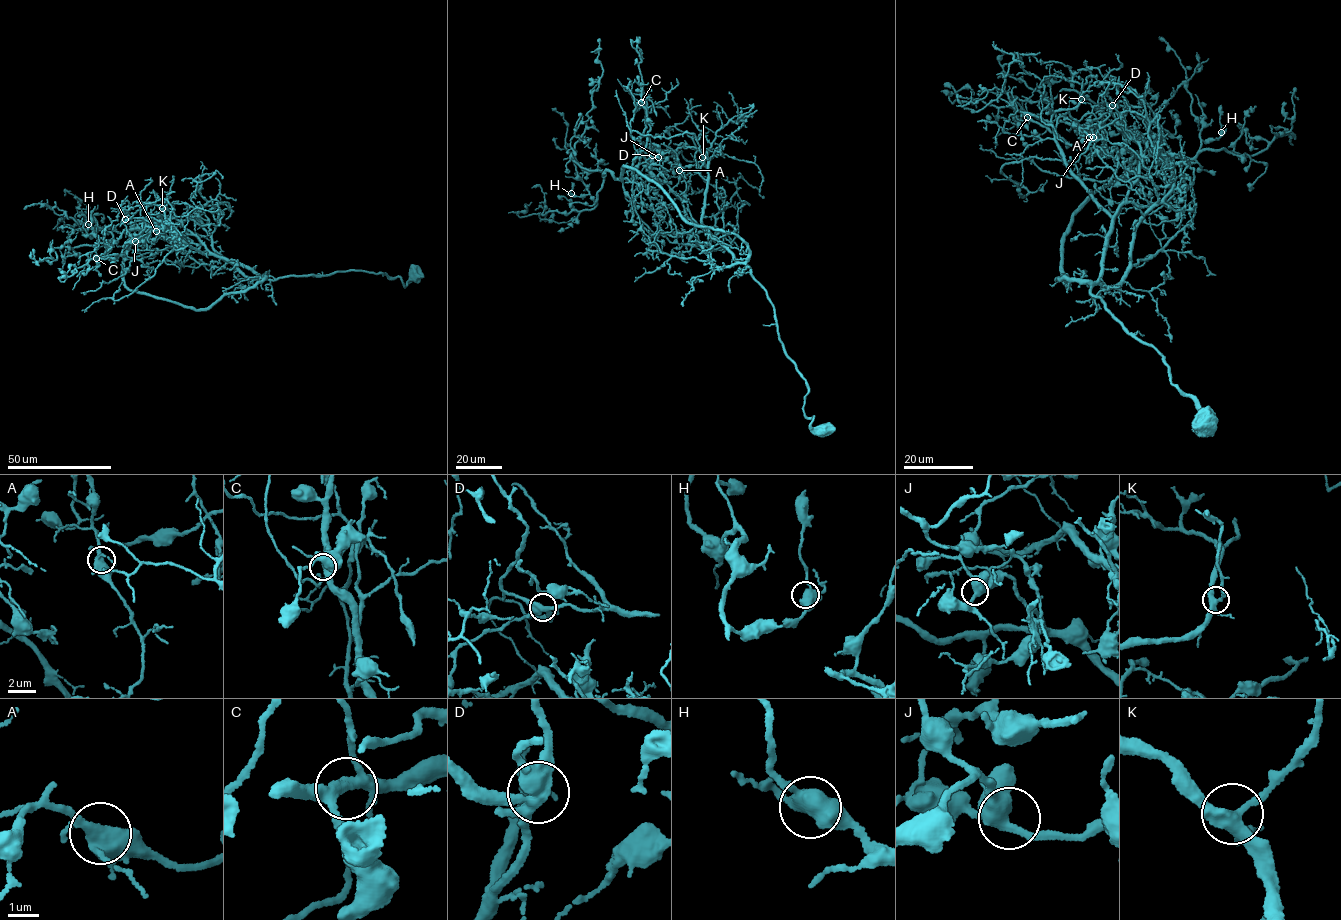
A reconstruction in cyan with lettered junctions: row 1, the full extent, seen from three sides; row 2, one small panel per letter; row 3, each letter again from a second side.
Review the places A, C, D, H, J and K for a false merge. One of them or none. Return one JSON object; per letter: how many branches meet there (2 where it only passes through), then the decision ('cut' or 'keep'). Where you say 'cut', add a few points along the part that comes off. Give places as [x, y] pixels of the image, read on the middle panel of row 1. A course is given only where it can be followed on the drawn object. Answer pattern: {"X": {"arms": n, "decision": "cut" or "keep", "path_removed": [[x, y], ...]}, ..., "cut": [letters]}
{"A": {"arms": 4, "decision": "keep"}, "C": {"arms": 4, "decision": "keep"}, "D": {"arms": 4, "decision": "cut", "path_removed": [[652, 155], [653, 147], [664, 150], [670, 142], [669, 134], [665, 131], [654, 136]]}, "H": {"arms": 4, "decision": "keep"}, "J": {"arms": 4, "decision": "keep"}, "K": {"arms": 4, "decision": "keep"}, "cut": ["D"]}

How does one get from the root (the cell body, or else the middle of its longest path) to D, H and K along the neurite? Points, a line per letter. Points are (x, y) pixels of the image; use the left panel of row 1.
D: (412, 271), (405, 286), (362, 270), (273, 280), (159, 226), (132, 240), (126, 219)
H: (412, 271), (405, 286), (362, 270), (273, 280), (213, 255), (173, 218), (111, 259), (112, 235), (88, 224)
K: (412, 271), (405, 286), (400, 277), (362, 270), (273, 280), (193, 248), (165, 228), (162, 208)

